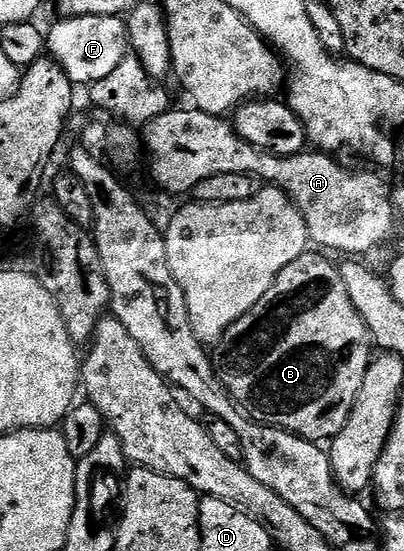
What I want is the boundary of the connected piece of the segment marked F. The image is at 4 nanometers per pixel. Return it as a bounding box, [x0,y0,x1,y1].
[46,17,129,87]

